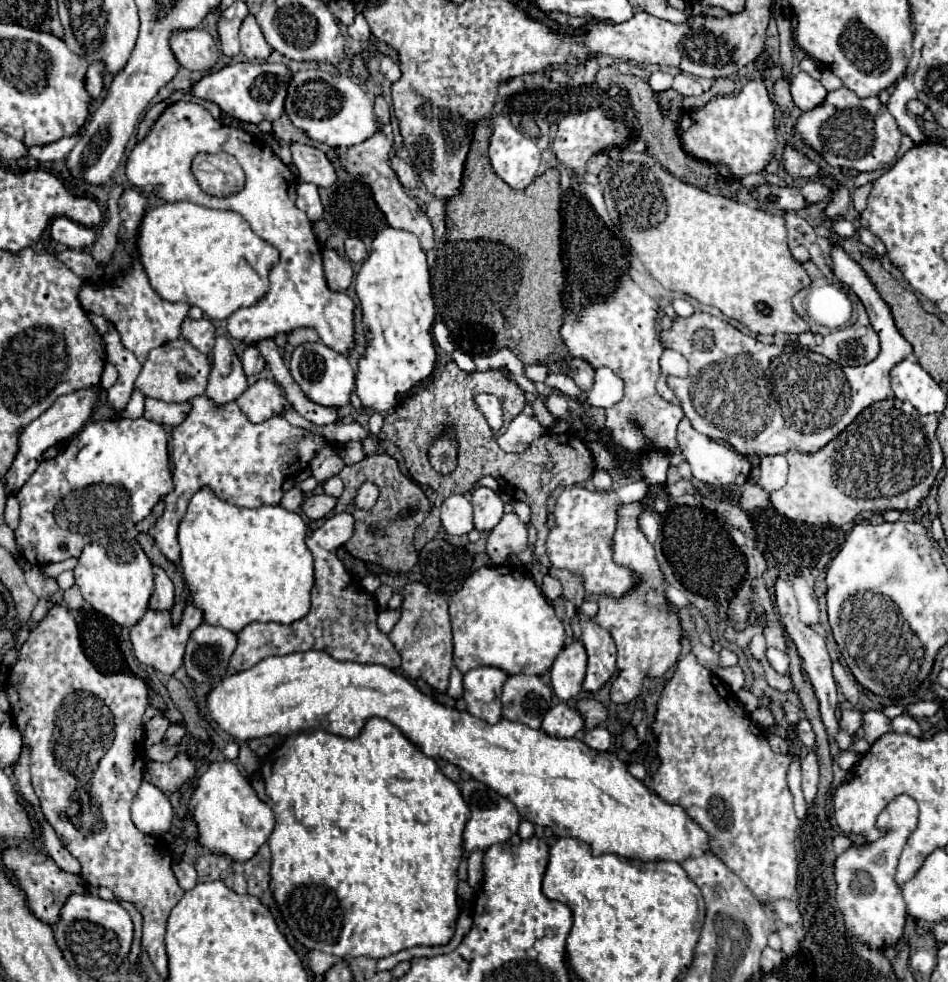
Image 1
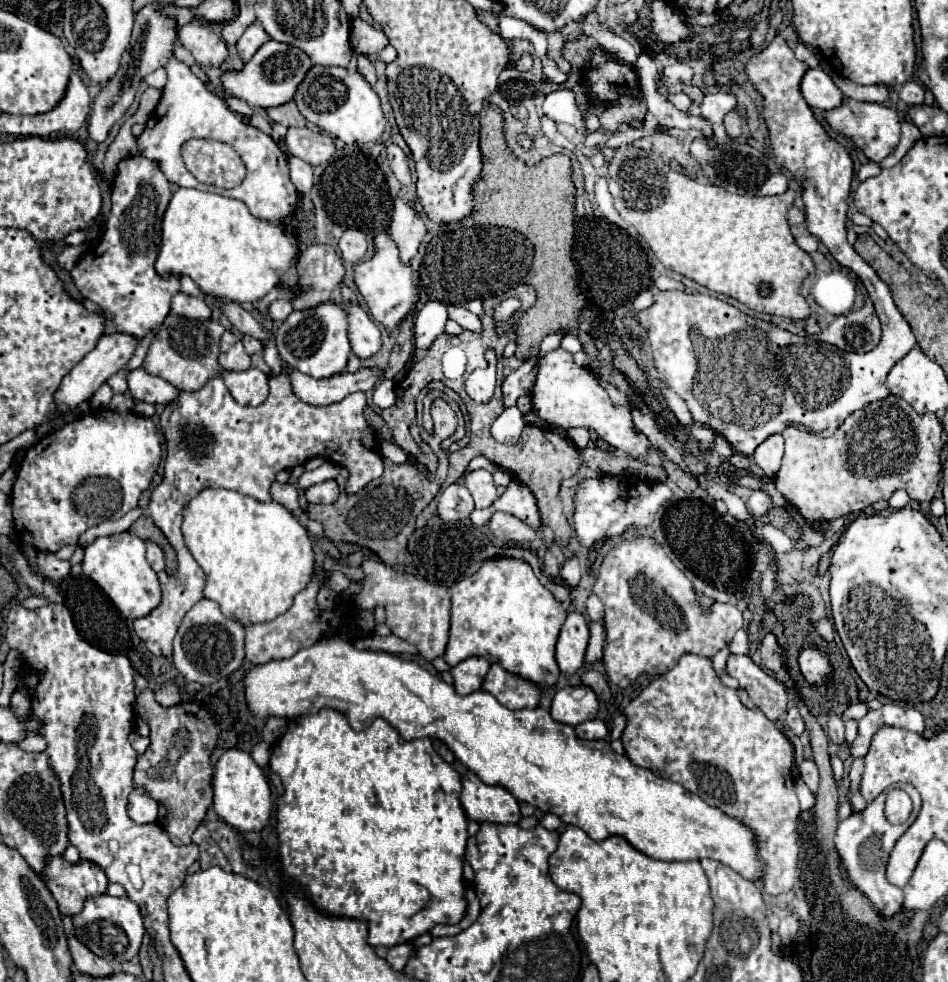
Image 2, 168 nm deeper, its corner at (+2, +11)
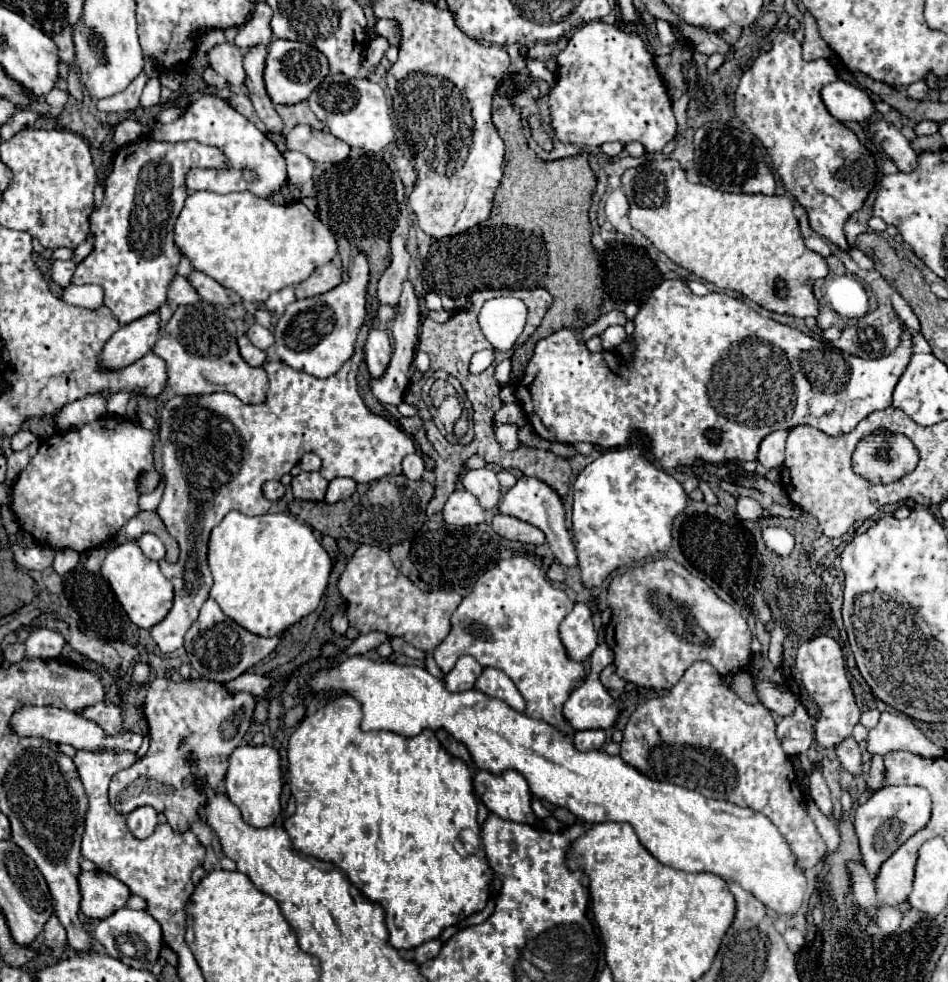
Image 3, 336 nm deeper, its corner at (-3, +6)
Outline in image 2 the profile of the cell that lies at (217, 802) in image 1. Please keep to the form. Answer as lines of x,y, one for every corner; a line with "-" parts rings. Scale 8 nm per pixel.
229,748
215,764
213,808
233,828
241,832
261,832
271,818
271,788
265,772
255,764
249,752

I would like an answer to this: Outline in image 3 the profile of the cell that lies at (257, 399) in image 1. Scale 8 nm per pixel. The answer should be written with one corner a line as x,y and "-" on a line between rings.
204,301
200,303
200,309
198,305
178,307
160,335
162,337
154,347
154,355
166,361
168,385
176,395
206,395
226,391
252,405
266,399
266,371
262,367
250,367
242,361
236,345
236,325
224,315
222,307

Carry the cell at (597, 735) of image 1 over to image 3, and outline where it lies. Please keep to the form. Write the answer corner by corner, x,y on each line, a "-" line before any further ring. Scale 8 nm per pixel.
590,729
590,731
576,731
574,733
574,745
580,751
592,751
602,749
606,745
606,733
602,729

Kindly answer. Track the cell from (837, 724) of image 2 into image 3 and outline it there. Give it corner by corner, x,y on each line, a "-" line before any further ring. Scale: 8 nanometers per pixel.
846,737
838,747
836,747
836,755
842,763
842,767
846,771
850,771
852,775
860,775
860,749
858,743
852,737

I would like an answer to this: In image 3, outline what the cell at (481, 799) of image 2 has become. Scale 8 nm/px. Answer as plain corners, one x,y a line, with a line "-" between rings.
478,771
474,789
490,813
526,825
534,825
538,821
530,807
532,795
528,791
528,783
520,773
508,771
496,777
488,771

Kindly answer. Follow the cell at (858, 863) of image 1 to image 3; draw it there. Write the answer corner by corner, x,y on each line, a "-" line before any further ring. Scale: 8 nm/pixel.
882,787
854,813
854,829
860,841
862,863
868,875
878,877
882,863
930,819
930,795
924,787

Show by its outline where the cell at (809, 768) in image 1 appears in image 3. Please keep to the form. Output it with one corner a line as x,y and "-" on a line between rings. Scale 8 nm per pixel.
814,771
810,775
810,795
812,795
812,799
814,799
816,805
832,805
828,785
826,785
824,777
818,771

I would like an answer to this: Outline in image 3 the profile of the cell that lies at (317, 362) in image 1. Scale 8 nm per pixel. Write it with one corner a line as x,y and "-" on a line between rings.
364,253
352,259
350,279
328,293
294,301
286,307
284,315
274,325
274,349
278,357
292,369
306,371
312,377
326,379
334,375
354,353
356,333
366,317
366,285
368,285
368,261

